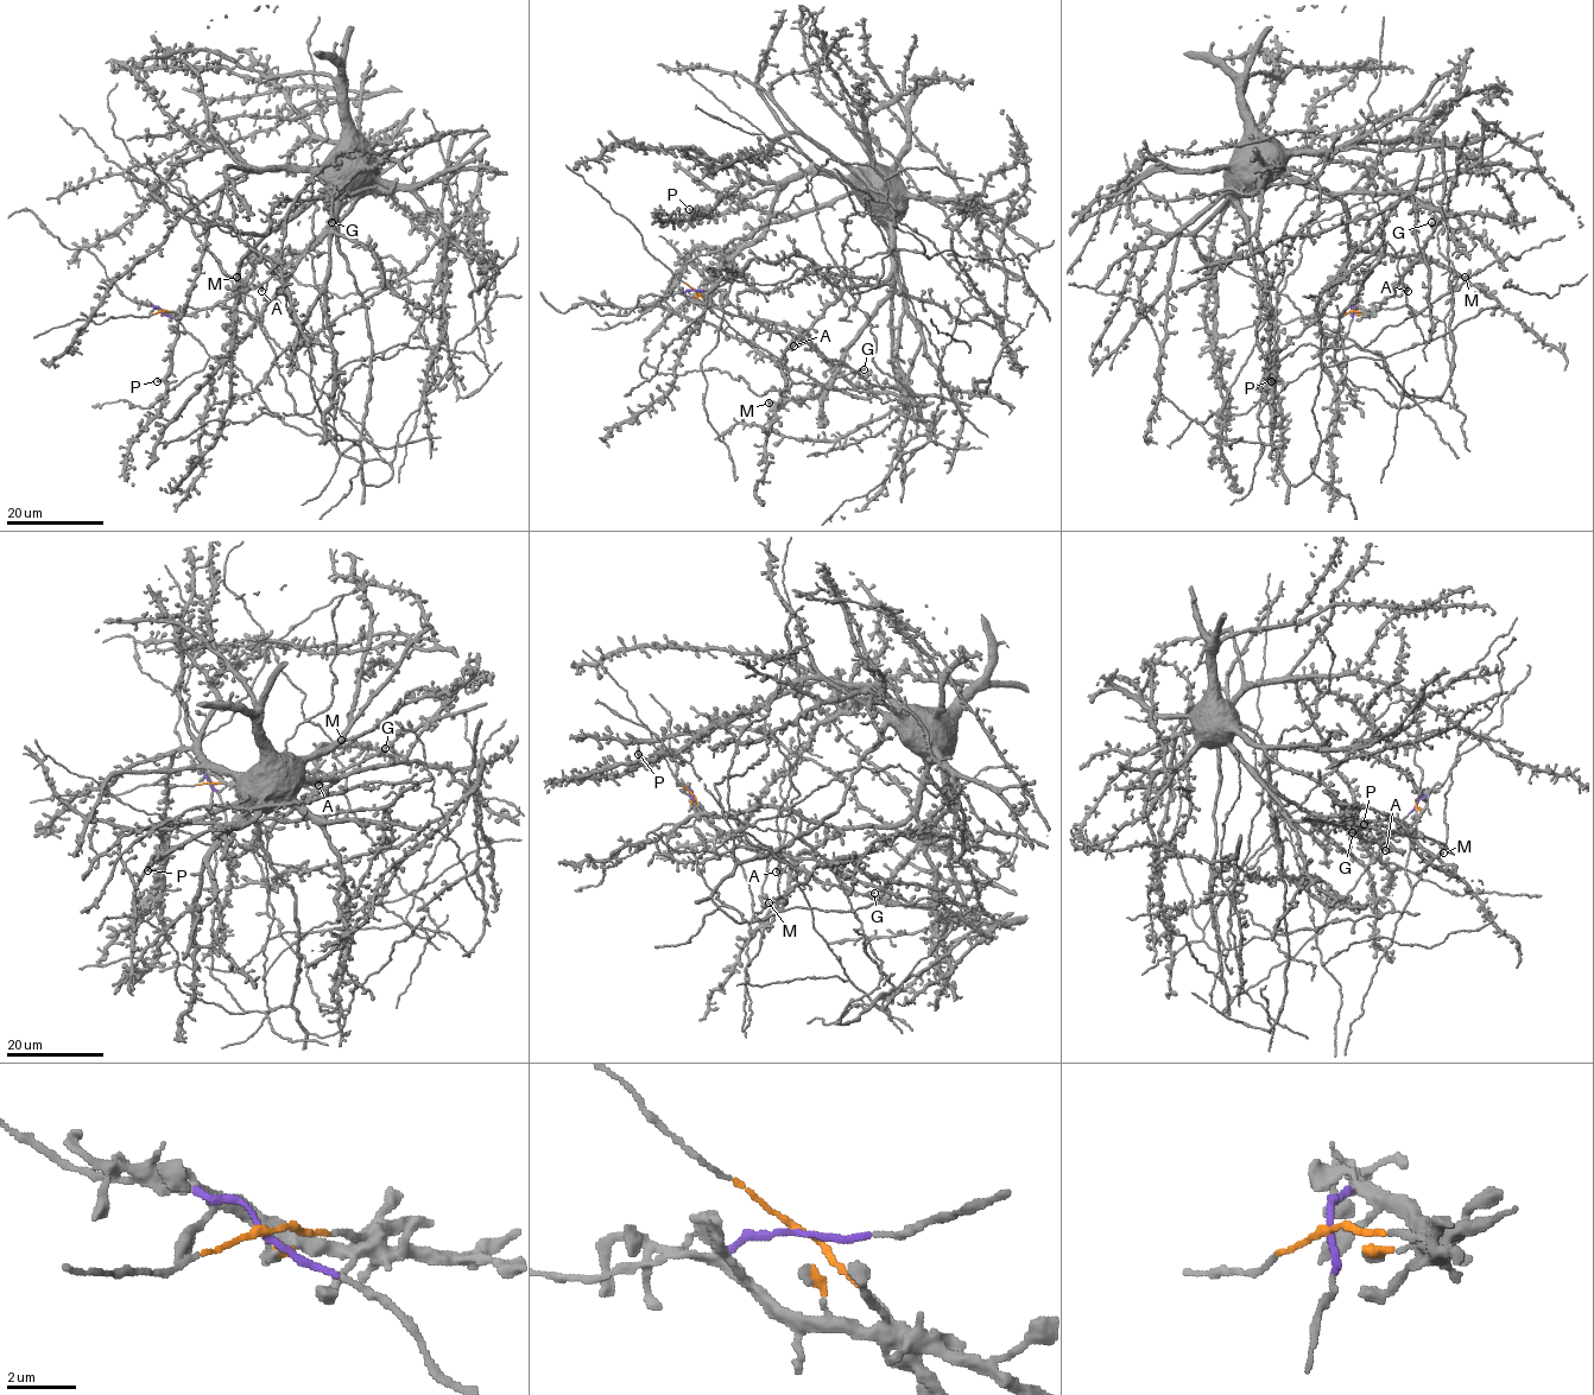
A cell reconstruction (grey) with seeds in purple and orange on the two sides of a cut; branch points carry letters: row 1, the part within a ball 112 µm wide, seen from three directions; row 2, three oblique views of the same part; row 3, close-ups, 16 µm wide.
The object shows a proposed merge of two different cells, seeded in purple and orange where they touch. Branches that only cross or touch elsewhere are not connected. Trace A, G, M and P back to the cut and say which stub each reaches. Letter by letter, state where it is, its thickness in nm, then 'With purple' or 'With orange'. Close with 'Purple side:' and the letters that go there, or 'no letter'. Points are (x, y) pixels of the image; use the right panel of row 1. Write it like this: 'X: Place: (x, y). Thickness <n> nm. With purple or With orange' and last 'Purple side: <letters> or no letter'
A: Place: (1408, 291). Thickness 440 nm. With orange
G: Place: (1431, 222). Thickness 360 nm. With orange
M: Place: (1465, 277). Thickness 280 nm. With purple
P: Place: (1271, 381). Thickness 360 nm. With purple
Purple side: M, P

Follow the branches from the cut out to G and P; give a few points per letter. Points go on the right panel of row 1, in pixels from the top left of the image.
G: (1352, 310), (1371, 315), (1393, 292), (1399, 279), (1419, 258), (1423, 242), (1431, 233), (1431, 222)
P: (1352, 310), (1330, 433), (1292, 486), (1272, 432), (1271, 305), (1235, 170), (1257, 289), (1277, 335), (1270, 381)

